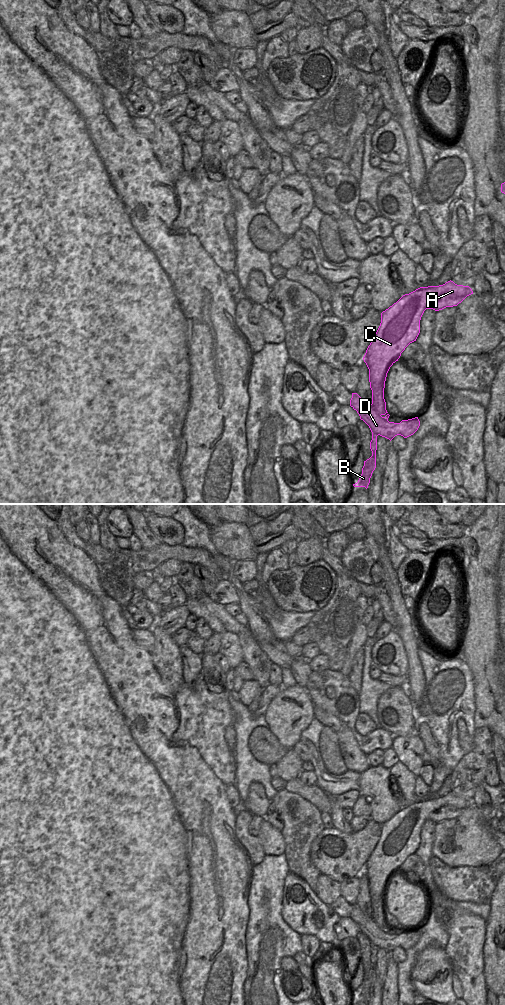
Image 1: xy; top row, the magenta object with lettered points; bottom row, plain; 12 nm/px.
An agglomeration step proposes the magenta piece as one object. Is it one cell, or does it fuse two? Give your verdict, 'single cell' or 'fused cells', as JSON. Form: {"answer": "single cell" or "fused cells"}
{"answer": "fused cells"}

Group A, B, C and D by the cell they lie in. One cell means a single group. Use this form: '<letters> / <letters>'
A B C / D

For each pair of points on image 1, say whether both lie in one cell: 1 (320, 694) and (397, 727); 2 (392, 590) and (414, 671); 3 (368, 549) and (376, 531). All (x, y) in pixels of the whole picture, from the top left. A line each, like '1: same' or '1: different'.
1: different
2: same
3: different

